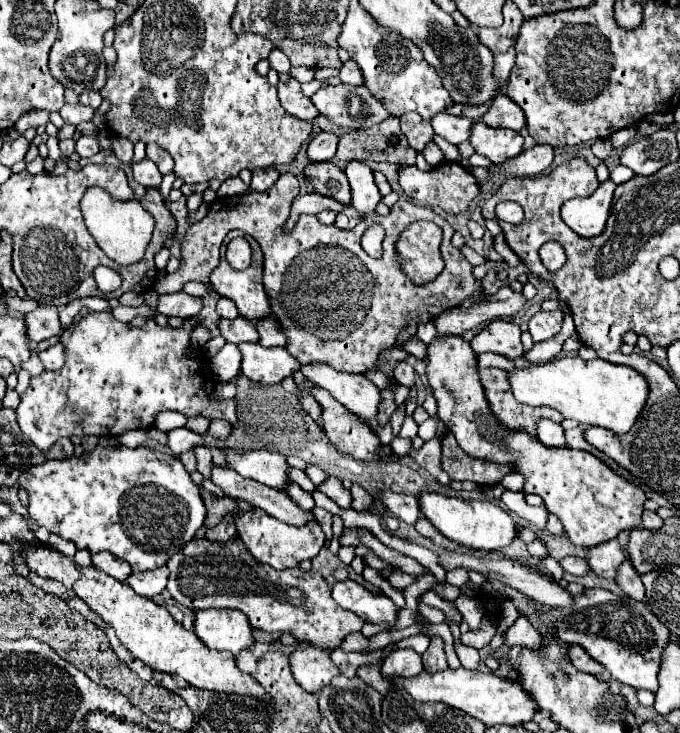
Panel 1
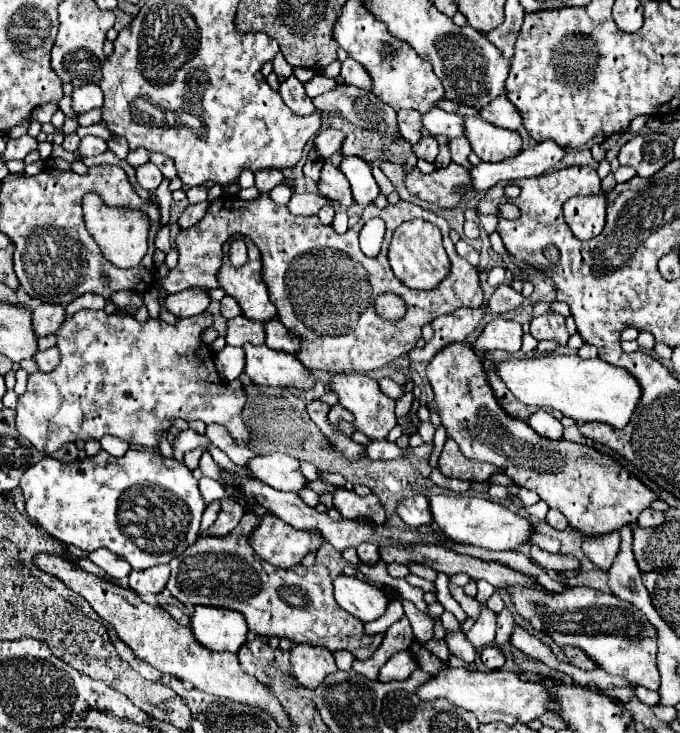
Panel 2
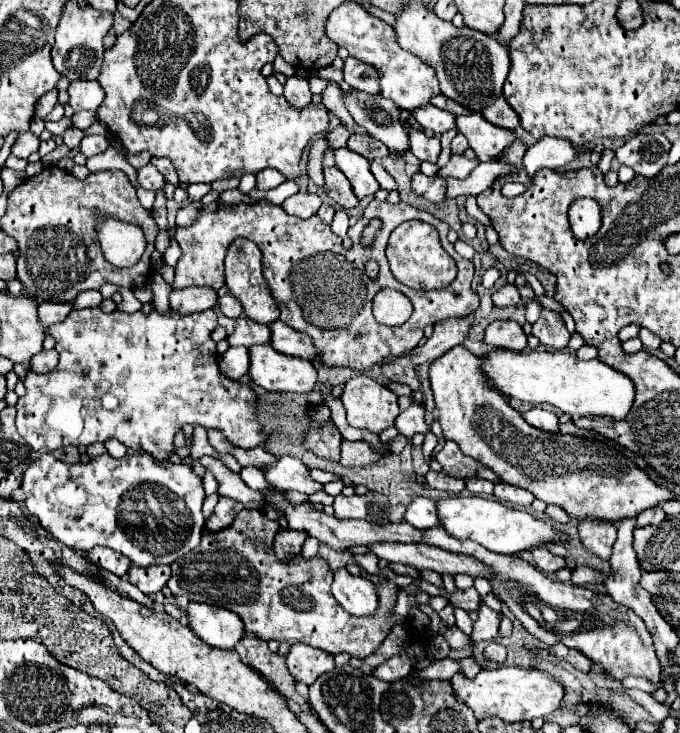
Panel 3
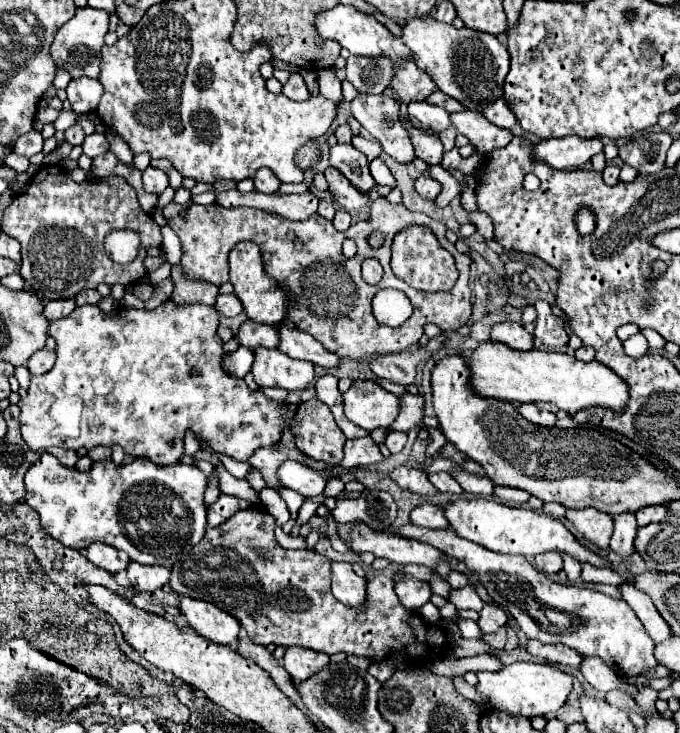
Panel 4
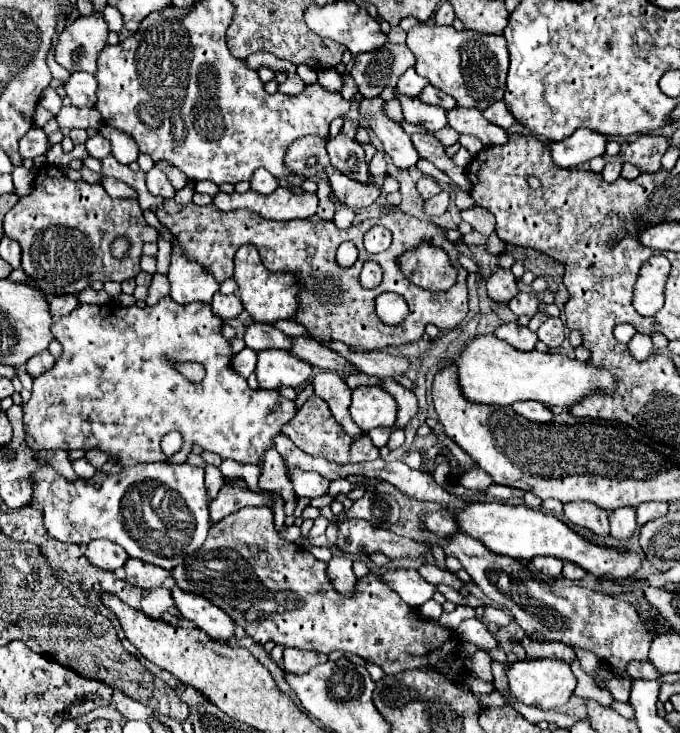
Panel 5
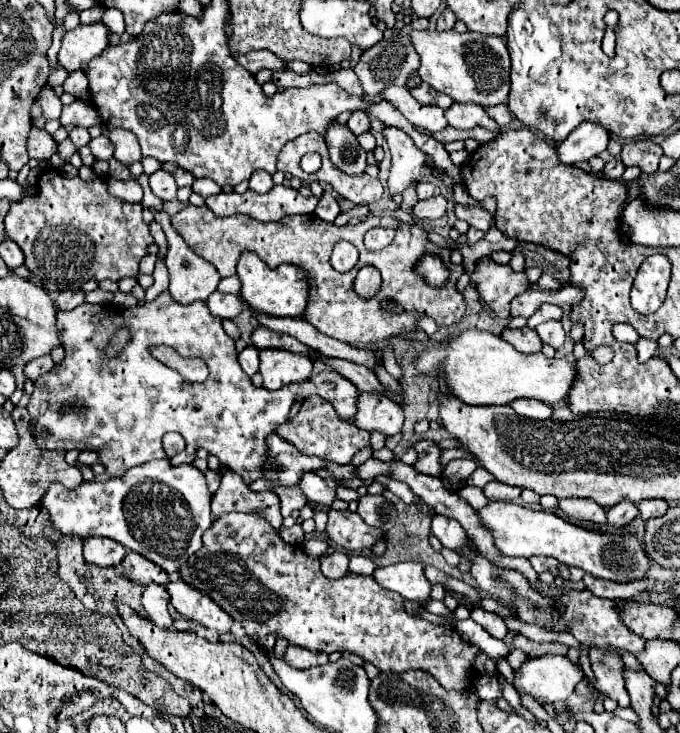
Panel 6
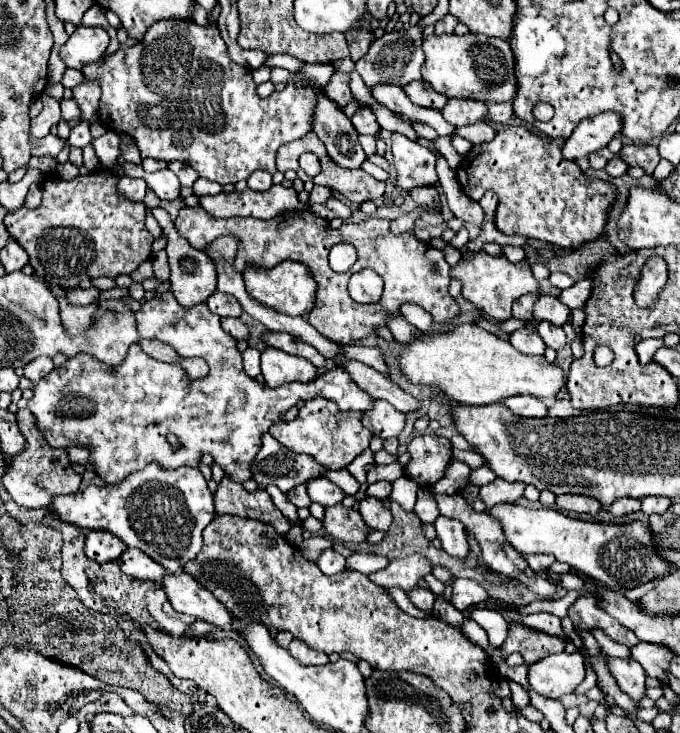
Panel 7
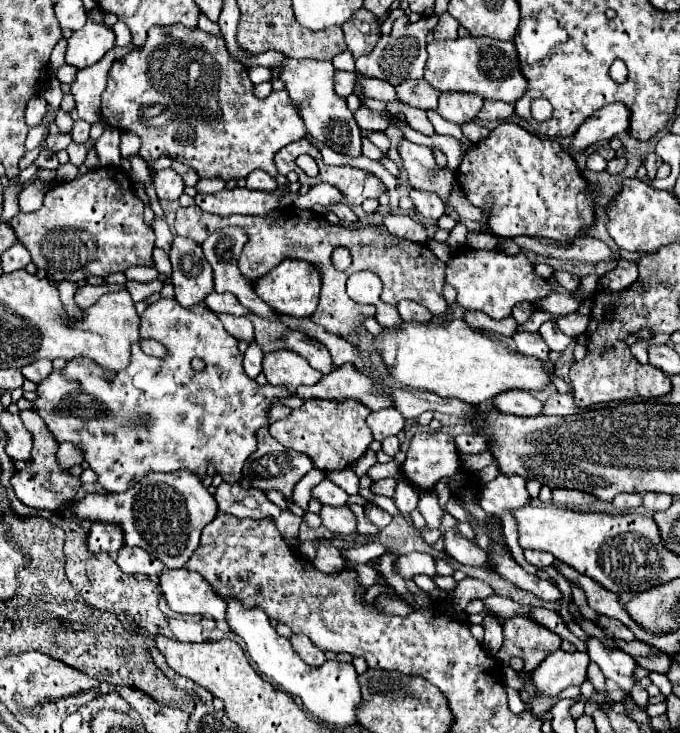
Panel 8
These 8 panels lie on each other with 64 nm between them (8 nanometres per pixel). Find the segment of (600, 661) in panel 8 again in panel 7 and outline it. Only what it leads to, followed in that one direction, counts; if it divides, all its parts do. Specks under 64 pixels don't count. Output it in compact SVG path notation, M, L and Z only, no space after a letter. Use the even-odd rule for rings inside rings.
M606 656L608 664L610 664L610 672L614 674L616 682L620 684L620 688L634 700L634 702L640 702L644 696L646 696L646 672L644 668L628 658L628 660L622 660L622 658L610 658Z

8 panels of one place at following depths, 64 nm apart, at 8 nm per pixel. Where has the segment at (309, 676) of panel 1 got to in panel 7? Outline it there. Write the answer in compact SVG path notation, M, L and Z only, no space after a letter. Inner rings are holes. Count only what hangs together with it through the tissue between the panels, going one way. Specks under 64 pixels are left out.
M292 640L290 646L288 646L288 652L290 652L292 658L296 658L304 666L320 666L320 664L328 662L328 656L324 652L316 652L300 640Z

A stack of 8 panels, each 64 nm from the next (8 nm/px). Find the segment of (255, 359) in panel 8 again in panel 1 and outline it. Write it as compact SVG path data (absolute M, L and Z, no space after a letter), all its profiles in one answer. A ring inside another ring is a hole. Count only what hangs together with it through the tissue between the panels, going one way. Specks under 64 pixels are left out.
M226 344L216 356L210 358L212 374L218 382L228 382L240 372L240 350L236 344Z

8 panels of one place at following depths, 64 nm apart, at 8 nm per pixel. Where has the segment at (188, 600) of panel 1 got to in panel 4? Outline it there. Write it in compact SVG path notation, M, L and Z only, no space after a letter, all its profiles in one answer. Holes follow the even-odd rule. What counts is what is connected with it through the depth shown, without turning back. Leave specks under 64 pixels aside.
M250 506L238 510L226 524L210 528L204 534L204 540L192 548L188 558L172 566L170 588L178 596L192 596L218 608L230 612L238 618L242 628L256 644L276 644L276 646L304 646L328 656L346 652L354 656L370 656L374 662L380 662L392 654L408 654L418 661L439 657L442 646L446 648L446 632L438 626L418 620L418 614L402 608L396 592L394 580L382 574L368 578L368 602L366 610L354 610L340 604L330 592L330 562L324 560L318 552L310 550L286 550L274 538L276 520L266 512L264 506Z

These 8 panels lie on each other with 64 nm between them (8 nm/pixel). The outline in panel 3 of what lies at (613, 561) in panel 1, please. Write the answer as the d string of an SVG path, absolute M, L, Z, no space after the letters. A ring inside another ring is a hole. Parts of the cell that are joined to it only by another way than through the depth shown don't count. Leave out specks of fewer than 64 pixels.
M580 520L578 532L584 548L602 560L610 560L612 544L616 542L616 526L598 520Z

